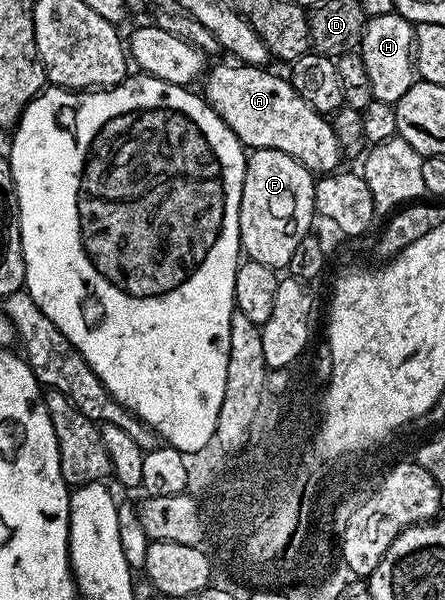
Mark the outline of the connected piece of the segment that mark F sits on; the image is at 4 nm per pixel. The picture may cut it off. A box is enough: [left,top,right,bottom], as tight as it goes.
[239,149,315,269]

